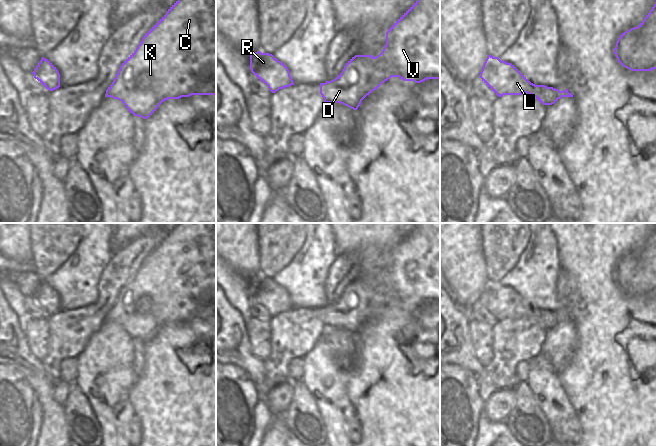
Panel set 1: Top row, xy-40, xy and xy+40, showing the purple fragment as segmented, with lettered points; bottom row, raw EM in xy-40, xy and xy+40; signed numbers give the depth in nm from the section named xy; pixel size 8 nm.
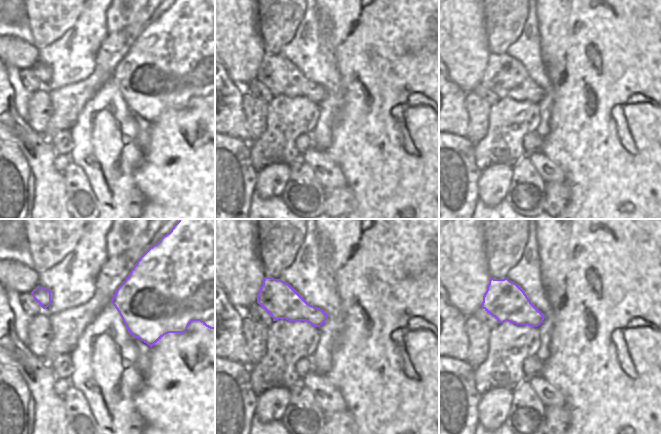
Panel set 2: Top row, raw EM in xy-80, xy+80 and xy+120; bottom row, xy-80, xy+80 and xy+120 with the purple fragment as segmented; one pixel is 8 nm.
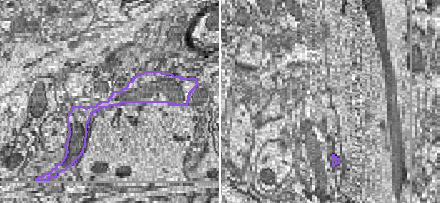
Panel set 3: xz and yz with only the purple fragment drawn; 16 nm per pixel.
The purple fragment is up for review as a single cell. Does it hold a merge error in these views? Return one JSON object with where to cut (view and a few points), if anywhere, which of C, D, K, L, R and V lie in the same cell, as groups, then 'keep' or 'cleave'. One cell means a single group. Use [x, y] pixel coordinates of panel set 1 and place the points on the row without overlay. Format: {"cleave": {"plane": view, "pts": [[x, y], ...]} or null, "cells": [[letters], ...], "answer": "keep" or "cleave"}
{"cleave": null, "cells": [["C", "D", "K", "L", "R", "V"]], "answer": "keep"}

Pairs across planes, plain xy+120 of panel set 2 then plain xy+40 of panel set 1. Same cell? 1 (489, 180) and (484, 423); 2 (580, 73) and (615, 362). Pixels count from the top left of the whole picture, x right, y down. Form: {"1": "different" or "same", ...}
{"1": "different", "2": "same"}

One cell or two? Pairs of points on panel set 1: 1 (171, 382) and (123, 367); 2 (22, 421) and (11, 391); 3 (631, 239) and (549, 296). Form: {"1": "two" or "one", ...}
{"1": "two", "2": "one", "3": "two"}

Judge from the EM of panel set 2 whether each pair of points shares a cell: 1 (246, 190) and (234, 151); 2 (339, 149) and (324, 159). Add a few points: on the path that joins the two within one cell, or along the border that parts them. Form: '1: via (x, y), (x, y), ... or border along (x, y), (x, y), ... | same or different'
1: via (236, 181), (232, 177), (232, 161) | same
2: border along (325, 150), (343, 174) | different

